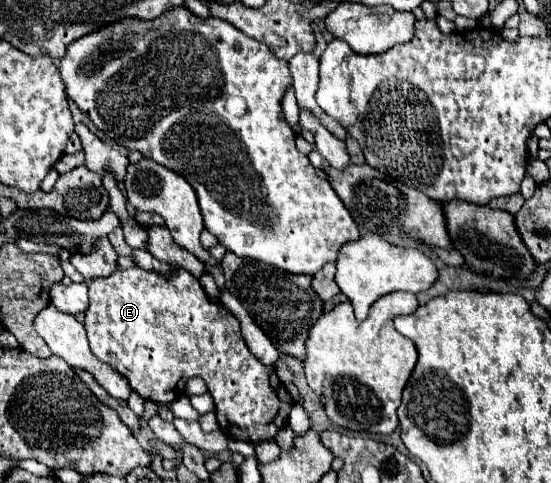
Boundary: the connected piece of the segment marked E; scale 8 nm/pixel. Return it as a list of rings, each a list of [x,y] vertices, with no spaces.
[[[133,266],[129,270],[117,270],[105,280],[93,280],[89,284],[85,332],[91,352],[121,372],[129,380],[131,388],[145,400],[169,404],[183,394],[183,386],[189,378],[201,376],[209,388],[209,394],[215,398],[215,414],[221,430],[235,440],[249,444],[273,440],[287,424],[289,410],[295,404],[279,382],[275,370],[263,366],[249,352],[239,332],[237,318],[227,312],[223,304],[213,302],[203,292],[199,280],[185,270],[175,270],[171,276],[163,276],[159,272],[147,272]]]

